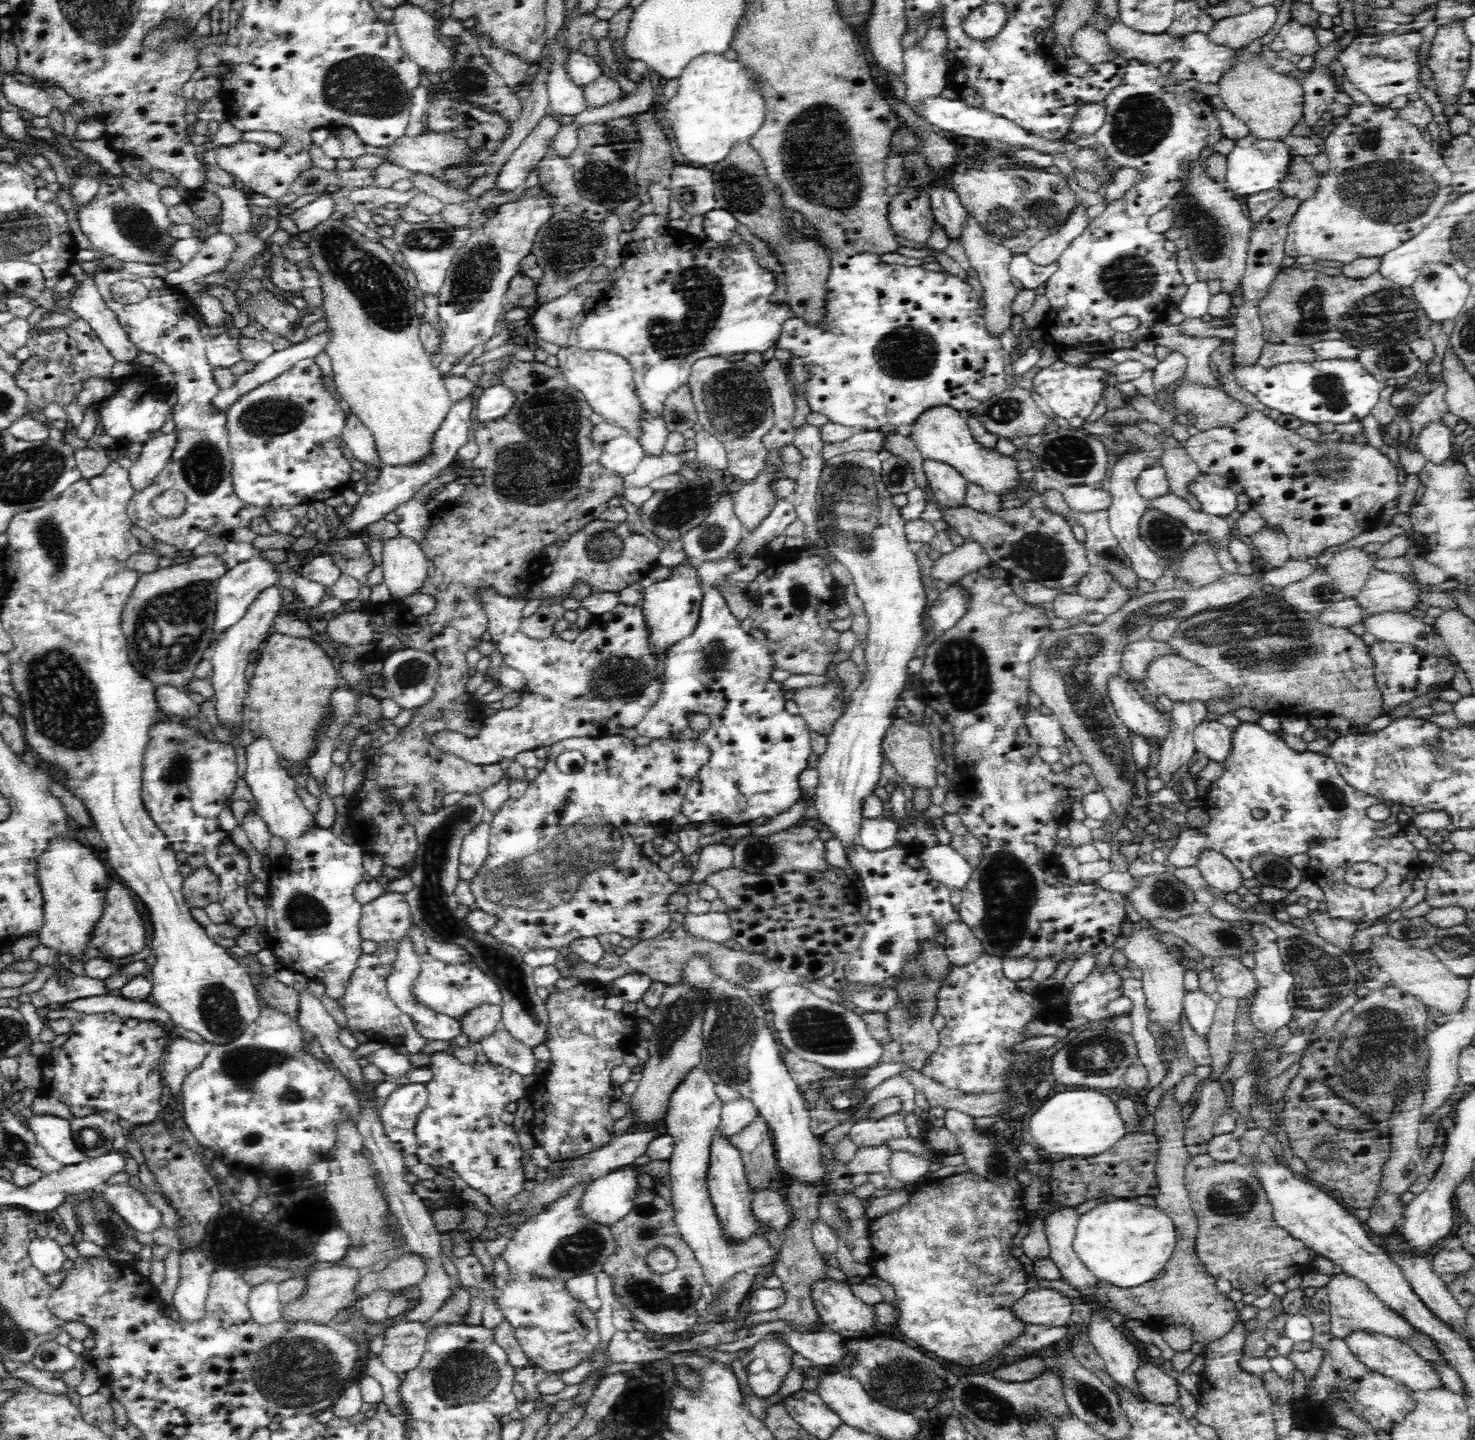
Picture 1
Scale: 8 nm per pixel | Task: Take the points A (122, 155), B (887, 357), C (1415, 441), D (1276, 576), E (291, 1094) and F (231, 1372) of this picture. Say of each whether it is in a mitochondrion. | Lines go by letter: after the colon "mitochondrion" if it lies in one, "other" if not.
A: other
B: mitochondrion
C: other
D: other
E: mitochondrion
F: other

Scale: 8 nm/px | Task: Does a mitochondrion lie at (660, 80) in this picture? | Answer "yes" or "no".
no

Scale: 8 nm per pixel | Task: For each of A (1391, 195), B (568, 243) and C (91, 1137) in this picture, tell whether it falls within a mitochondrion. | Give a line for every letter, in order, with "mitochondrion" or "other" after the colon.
A: mitochondrion
B: mitochondrion
C: mitochondrion

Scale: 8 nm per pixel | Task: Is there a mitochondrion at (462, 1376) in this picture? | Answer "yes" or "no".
yes

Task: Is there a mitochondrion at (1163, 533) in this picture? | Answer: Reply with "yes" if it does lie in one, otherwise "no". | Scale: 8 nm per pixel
yes

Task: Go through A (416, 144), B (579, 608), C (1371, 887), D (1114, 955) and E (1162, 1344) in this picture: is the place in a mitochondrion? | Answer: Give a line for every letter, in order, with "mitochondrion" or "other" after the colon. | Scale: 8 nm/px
A: other
B: other
C: other
D: other
E: other

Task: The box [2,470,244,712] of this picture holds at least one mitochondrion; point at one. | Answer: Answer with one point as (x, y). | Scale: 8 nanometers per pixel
(169, 628)

